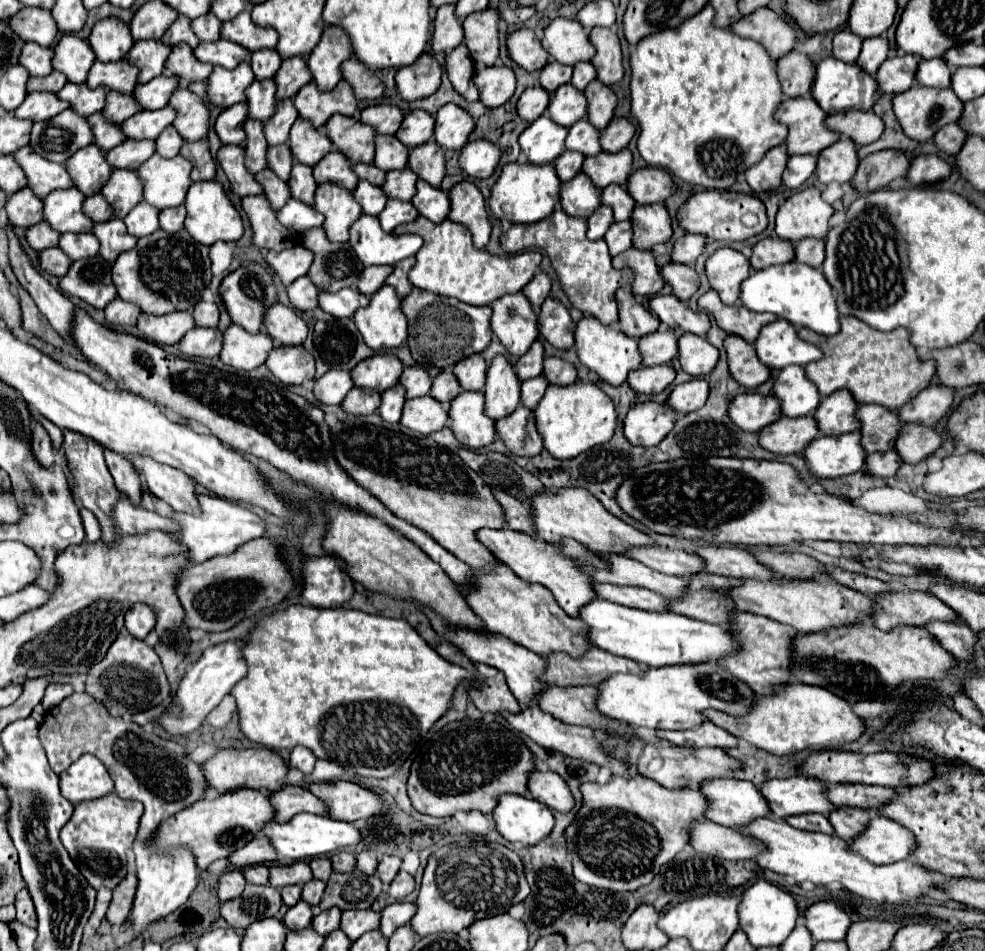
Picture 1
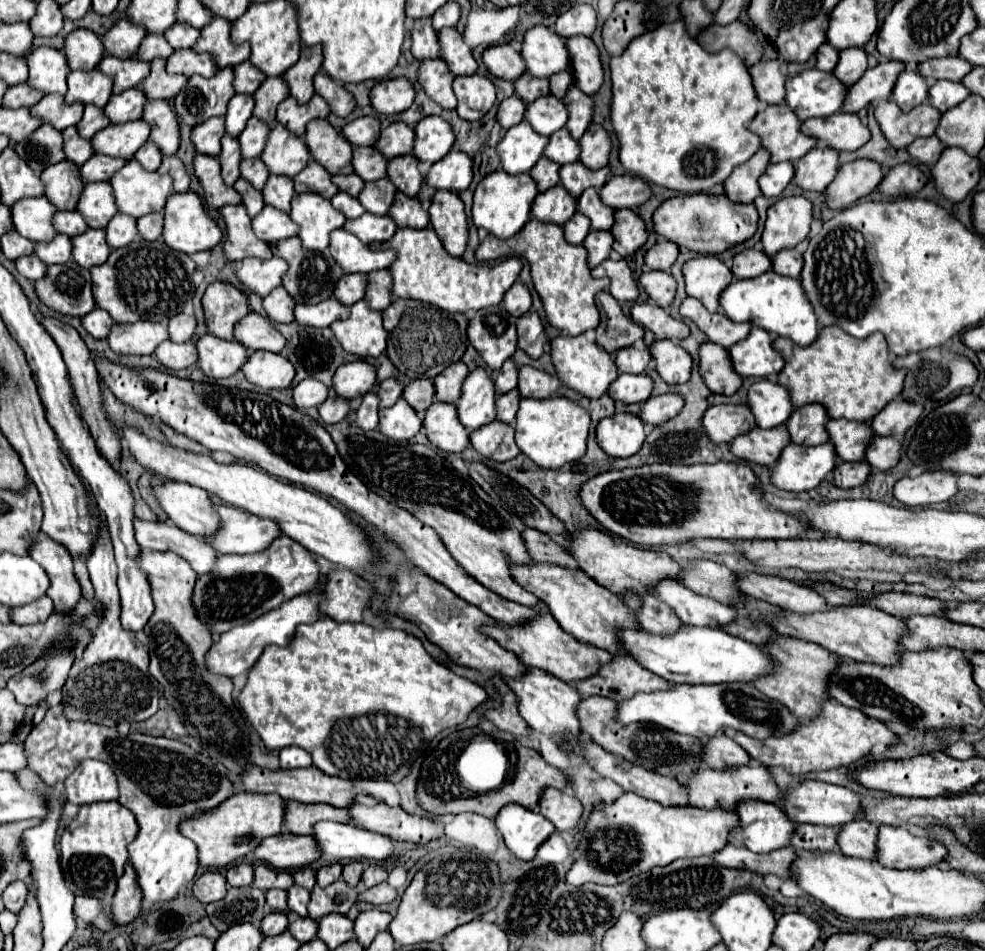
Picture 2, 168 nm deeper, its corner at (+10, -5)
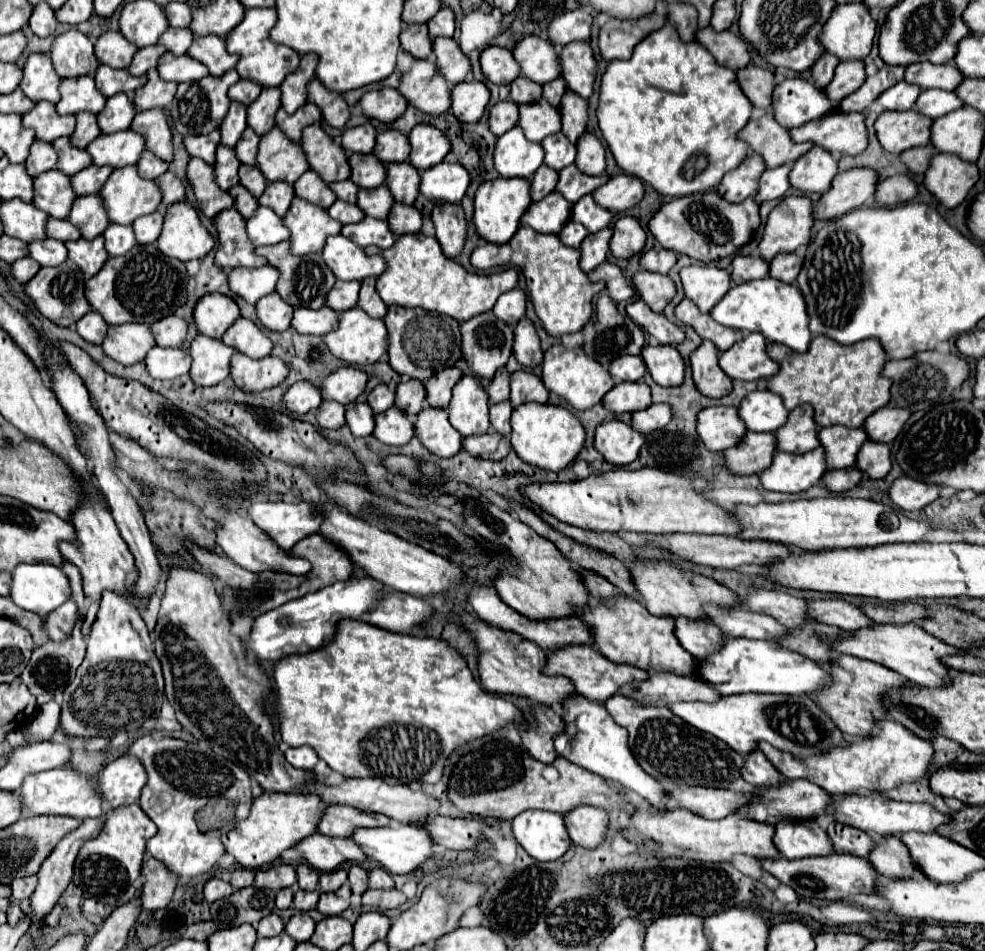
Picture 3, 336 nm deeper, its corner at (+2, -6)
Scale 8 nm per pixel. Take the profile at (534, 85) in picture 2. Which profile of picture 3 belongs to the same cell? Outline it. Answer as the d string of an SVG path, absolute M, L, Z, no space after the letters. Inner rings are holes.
M519 76L517 80L511 82L511 100L517 104L529 104L529 102L539 102L543 98L543 86Z

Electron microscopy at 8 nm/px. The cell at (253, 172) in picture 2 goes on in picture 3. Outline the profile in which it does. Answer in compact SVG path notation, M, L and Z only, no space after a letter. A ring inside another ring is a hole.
M243 164L243 166L239 168L239 178L241 178L241 184L243 184L253 196L257 196L257 198L263 194L263 190L265 190L265 186L267 186L267 180L265 180L263 172L261 172L257 166L247 166L247 164Z

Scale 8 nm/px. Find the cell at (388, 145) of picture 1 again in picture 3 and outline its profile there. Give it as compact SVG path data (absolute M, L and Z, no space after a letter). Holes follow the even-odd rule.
M351 154L349 166L353 172L351 180L359 188L377 188L387 178L387 168L379 162L375 154Z

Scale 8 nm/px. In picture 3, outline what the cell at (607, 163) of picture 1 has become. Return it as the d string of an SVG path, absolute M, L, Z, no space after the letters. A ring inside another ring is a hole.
M573 164L559 172L557 192L561 192L569 202L577 202L577 198L583 198L585 194L593 194L607 180L609 180L607 174L589 176L589 174L583 174L581 170L577 170L577 166Z

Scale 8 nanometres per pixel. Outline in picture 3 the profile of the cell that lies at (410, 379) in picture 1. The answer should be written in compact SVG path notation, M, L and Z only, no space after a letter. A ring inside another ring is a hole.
M379 384L379 386L369 394L367 402L369 402L369 406L373 408L373 412L379 414L379 412L383 412L383 410L389 410L389 408L395 404L395 392L389 390L389 386Z

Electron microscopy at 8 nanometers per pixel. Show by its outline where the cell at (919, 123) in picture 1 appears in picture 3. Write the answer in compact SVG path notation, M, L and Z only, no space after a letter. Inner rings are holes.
M919 110L905 112L883 112L877 122L877 138L881 146L893 154L901 154L913 146L927 146L931 142L933 120Z

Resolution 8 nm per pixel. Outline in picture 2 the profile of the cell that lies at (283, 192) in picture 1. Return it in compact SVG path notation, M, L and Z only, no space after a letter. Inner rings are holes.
M237 179L237 187L233 185L233 189L237 189L237 193L243 197L243 205L249 213L249 217L255 217L261 209L263 209L263 197L261 197L261 191L253 189L253 185L249 185L249 181L245 179Z

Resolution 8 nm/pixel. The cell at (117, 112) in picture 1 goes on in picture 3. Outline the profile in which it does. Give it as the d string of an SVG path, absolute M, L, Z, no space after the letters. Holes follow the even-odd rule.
M83 112L83 114L77 114L75 118L77 118L77 128L71 136L71 144L77 148L85 148L89 142L93 142L101 134L97 116L93 112Z

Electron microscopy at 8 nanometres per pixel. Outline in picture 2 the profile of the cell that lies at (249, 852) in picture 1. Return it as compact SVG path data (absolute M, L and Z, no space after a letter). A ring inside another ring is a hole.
M279 833L261 841L253 851L255 859L263 859L275 869L295 869L317 863L323 853L317 853L317 841L313 837L299 837L291 833Z

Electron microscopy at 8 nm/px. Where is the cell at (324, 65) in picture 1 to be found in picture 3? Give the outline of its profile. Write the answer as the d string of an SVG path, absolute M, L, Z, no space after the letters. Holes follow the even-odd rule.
M303 54L299 68L285 78L281 84L281 104L283 108L293 114L297 108L305 106L307 102L307 84L315 76L317 68L317 54Z

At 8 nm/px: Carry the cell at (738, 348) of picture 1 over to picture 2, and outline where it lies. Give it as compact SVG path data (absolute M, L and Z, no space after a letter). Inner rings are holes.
M705 341L699 349L699 373L713 393L733 395L741 387L741 377L733 371L727 349Z

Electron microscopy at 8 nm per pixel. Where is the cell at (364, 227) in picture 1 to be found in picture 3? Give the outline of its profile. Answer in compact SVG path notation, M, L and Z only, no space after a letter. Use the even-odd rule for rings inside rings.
M343 234L327 238L323 258L339 280L365 280L369 276L381 276L387 270L383 256L367 256L361 246Z

